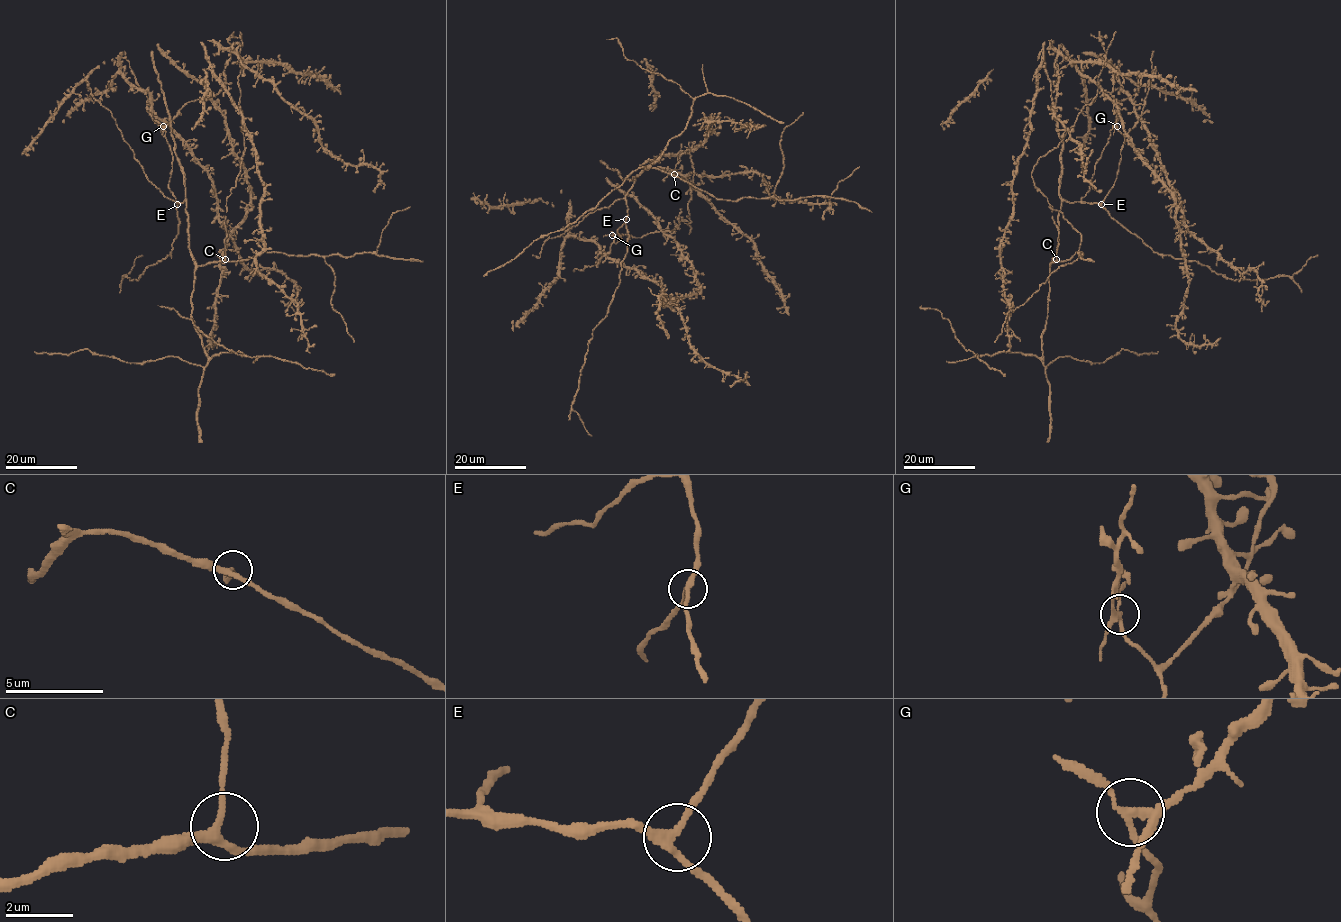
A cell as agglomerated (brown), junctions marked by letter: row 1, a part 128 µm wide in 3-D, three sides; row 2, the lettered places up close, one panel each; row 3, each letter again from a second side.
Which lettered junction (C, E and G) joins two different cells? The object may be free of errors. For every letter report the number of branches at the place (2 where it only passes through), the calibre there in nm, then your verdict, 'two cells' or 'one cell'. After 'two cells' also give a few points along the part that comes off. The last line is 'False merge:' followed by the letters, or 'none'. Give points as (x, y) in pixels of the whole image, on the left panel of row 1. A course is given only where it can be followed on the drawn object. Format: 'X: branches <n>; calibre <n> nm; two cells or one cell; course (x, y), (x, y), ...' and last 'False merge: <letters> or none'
C: branches 3; calibre 240 nm; one cell
E: branches 3; calibre 240 nm; one cell
G: branches 4; calibre 190 nm; two cells; course (162, 126), (188, 102), (206, 100), (220, 90), (225, 83), (224, 65), (230, 57), (228, 38), (241, 36)
False merge: G

